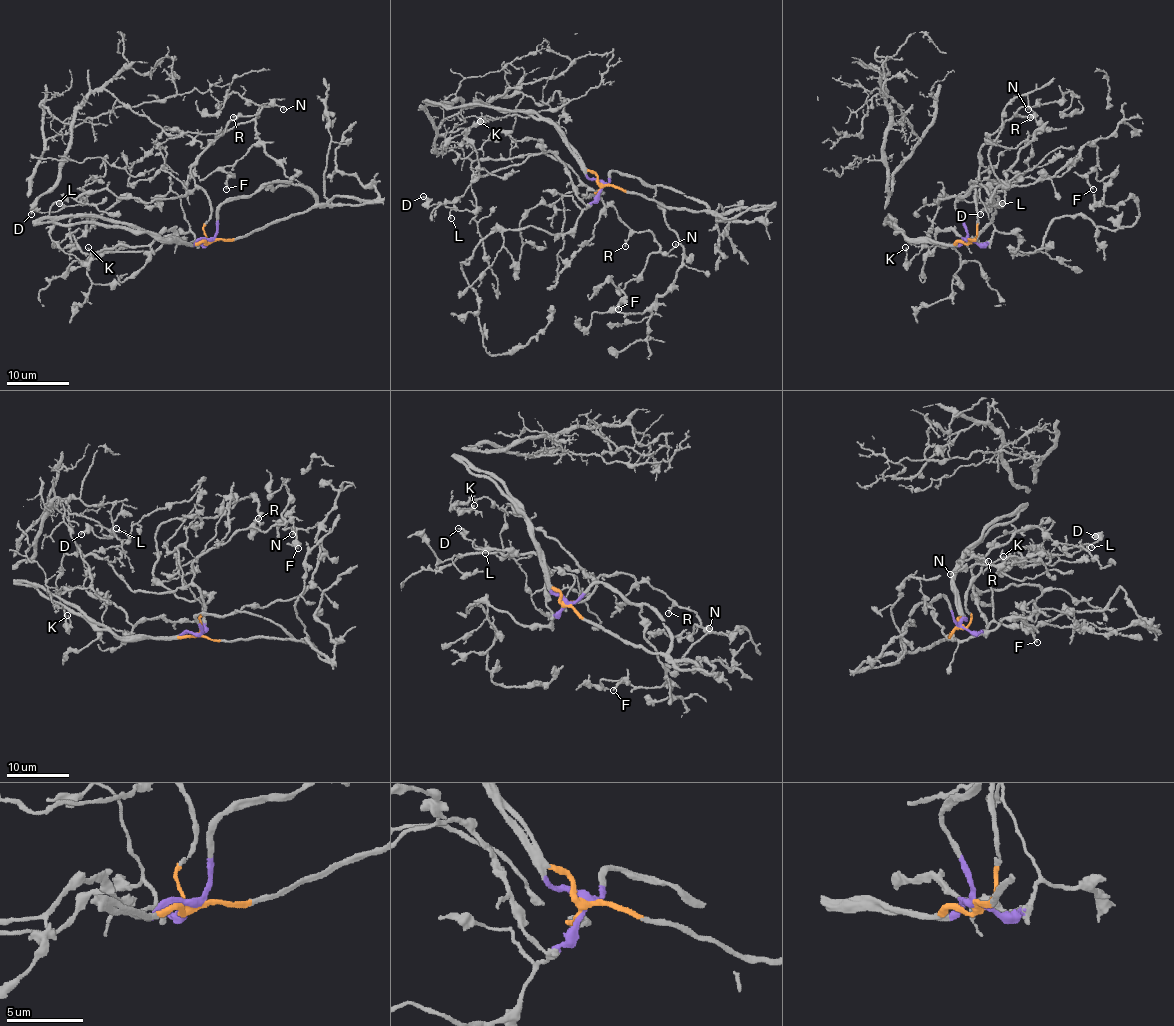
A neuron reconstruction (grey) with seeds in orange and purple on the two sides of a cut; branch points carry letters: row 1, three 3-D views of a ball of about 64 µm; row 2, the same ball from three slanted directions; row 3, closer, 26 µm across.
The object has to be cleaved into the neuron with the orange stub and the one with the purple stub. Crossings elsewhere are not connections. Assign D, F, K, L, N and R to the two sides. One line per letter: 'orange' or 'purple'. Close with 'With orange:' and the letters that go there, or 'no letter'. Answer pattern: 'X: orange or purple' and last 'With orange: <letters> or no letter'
D: orange
F: purple
K: orange
L: orange
N: orange
R: orange
With orange: D, K, L, N, R

